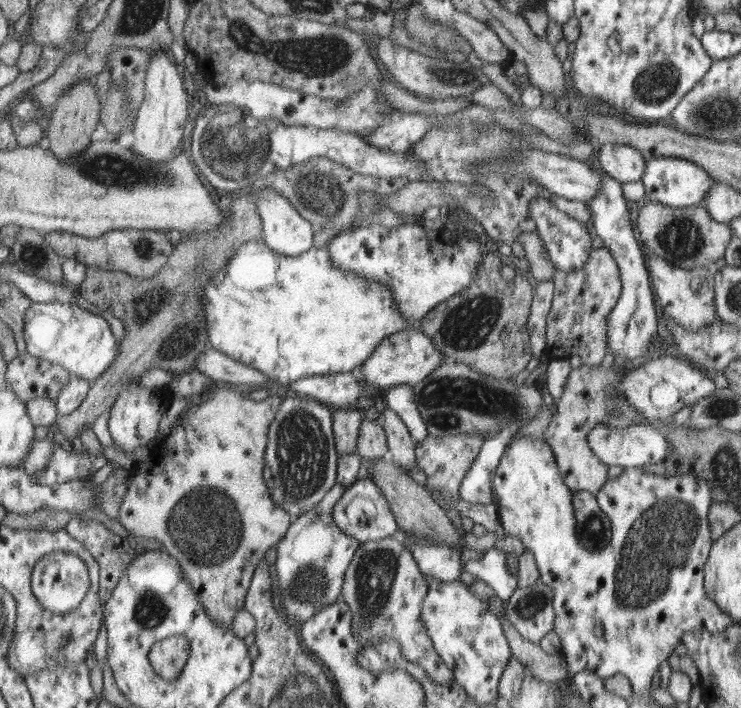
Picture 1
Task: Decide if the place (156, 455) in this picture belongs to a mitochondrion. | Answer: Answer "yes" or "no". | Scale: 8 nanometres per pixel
no

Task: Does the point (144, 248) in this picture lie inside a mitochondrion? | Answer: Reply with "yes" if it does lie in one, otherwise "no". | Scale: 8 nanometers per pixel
yes

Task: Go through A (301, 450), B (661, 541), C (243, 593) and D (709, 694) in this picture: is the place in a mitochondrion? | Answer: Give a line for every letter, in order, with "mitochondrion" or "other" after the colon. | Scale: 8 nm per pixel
A: mitochondrion
B: mitochondrion
C: other
D: other

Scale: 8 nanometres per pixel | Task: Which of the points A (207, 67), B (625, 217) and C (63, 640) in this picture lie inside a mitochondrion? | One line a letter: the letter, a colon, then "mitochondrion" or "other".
A: other
B: other
C: mitochondrion

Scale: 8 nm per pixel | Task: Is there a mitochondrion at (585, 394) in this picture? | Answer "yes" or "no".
no

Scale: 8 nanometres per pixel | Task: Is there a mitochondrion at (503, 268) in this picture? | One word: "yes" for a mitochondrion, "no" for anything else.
no

